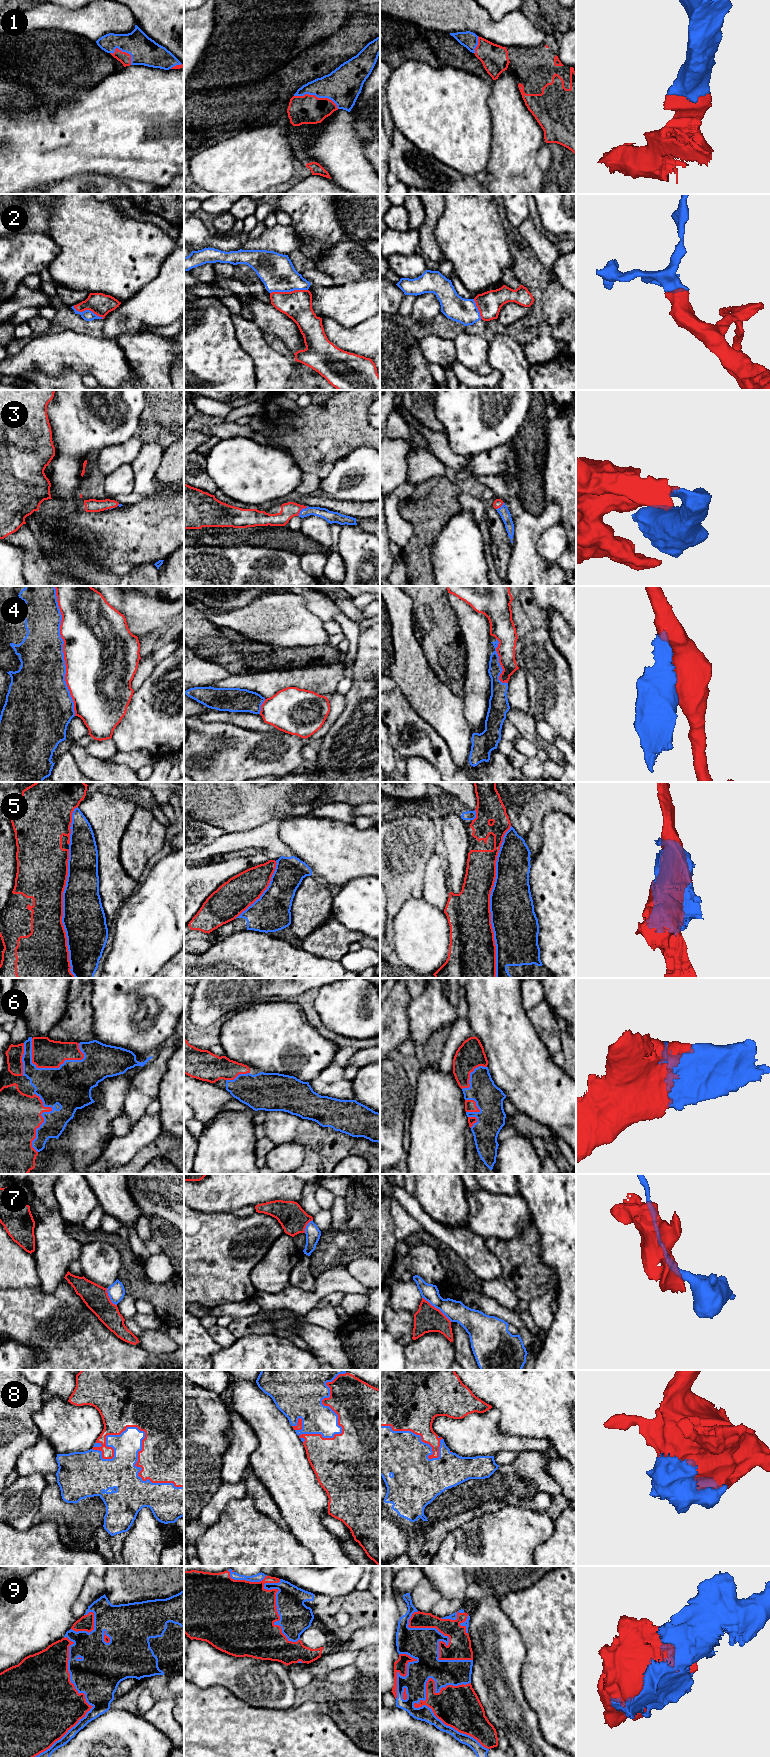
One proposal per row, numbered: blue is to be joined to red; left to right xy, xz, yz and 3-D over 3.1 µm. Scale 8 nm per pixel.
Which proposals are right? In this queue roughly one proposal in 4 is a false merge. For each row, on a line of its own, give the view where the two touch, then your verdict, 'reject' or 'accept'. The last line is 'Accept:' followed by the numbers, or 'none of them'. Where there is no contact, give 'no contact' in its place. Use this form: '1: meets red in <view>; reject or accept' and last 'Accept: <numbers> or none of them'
1: meets red in xz; accept
2: meets red in xz; accept
3: meets red in xz; accept
4: meets red in xy; reject
5: meets red in yz; reject
6: meets red in xy; accept
7: meets red in yz; reject
8: meets red in xy; accept
9: meets red in yz; accept
Accept: 1, 2, 3, 6, 8, 9

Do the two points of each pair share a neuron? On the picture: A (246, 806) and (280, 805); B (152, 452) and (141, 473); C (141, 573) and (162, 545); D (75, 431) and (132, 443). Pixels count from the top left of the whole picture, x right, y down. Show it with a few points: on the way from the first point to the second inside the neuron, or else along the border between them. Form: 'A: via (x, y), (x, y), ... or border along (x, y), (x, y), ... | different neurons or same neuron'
A: via (254, 805), (272, 805) | same neuron
B: via (150, 457), (145, 468) | same neuron
C: border along (153, 563), (142, 563), (127, 573) | different neurons
D: border along (133, 435), (121, 443), (109, 445), (103, 449) | different neurons

